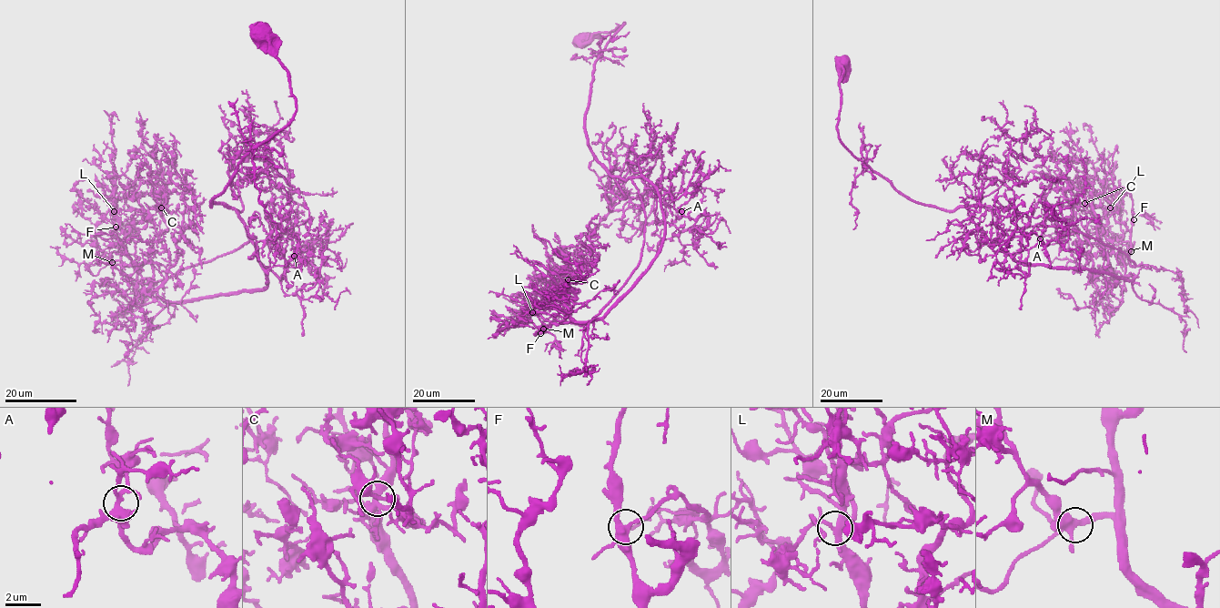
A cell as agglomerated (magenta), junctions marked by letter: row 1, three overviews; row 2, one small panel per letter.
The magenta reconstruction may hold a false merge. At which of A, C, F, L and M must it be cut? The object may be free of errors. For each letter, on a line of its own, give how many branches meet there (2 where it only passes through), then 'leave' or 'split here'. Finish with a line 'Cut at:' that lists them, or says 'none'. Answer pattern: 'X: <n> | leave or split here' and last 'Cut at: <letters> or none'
A: 7 | leave
C: 5 | leave
F: 4 | leave
L: 5 | leave
M: 5 | leave
Cut at: none

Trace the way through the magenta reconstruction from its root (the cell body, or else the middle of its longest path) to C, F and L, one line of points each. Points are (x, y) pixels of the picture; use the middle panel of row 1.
C: (581, 41), (625, 22), (595, 64), (588, 145), (654, 187), (665, 238), (601, 318), (570, 317), (568, 279)
F: (581, 41), (625, 22), (595, 64), (586, 133), (607, 171), (633, 182), (644, 241), (598, 314), (540, 333)
L: (581, 41), (625, 22), (595, 64), (586, 133), (633, 182), (644, 245), (584, 325), (532, 312)

